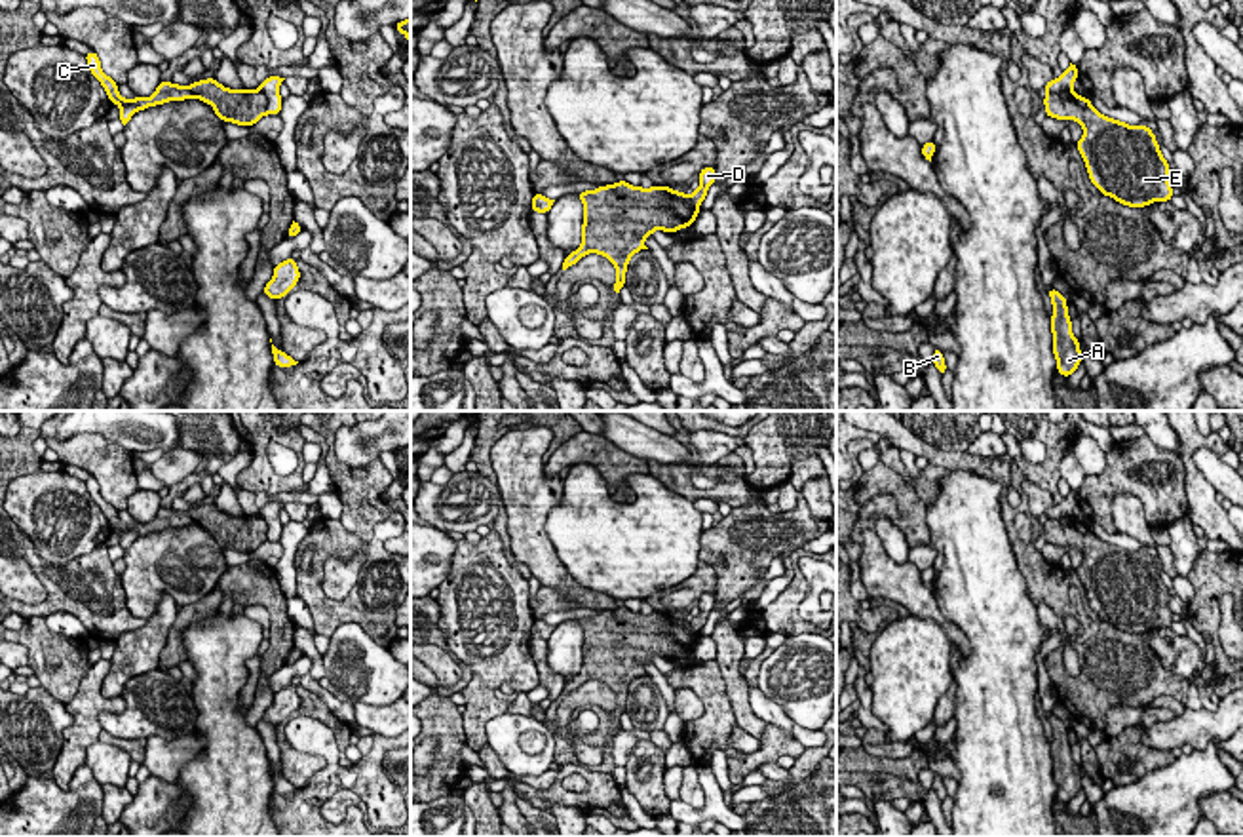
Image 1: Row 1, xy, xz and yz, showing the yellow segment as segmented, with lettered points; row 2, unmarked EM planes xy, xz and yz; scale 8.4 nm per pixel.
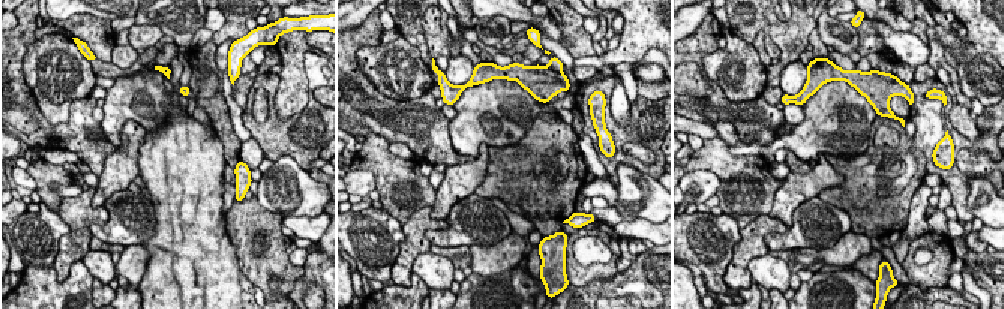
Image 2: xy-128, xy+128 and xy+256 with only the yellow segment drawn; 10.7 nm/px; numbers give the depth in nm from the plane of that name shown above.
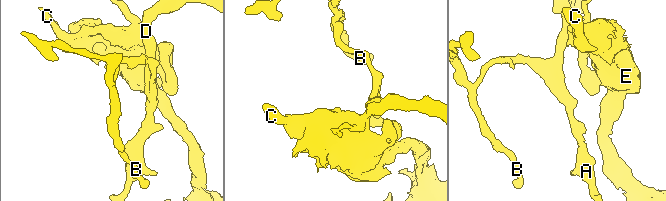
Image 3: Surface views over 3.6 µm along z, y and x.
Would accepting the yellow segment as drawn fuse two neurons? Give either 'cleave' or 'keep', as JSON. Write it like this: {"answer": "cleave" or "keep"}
{"answer": "cleave"}

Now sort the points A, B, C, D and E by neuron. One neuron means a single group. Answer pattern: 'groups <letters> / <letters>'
groups A B D / C E

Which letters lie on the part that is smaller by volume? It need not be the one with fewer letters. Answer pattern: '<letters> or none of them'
C, E

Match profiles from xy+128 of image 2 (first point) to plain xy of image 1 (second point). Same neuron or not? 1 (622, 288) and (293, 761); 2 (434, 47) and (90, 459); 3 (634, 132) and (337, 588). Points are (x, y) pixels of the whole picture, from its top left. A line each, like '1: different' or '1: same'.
1: different
2: same
3: different

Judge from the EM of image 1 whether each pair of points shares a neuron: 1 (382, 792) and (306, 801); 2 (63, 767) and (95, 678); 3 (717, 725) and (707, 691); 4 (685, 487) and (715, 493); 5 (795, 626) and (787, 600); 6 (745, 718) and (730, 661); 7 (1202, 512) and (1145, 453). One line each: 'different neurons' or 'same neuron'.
1: same neuron
2: same neuron
3: same neuron
4: same neuron
5: same neuron
6: same neuron
7: different neurons

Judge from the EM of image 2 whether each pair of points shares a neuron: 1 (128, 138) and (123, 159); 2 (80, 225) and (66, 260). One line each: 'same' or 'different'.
1: same
2: same

